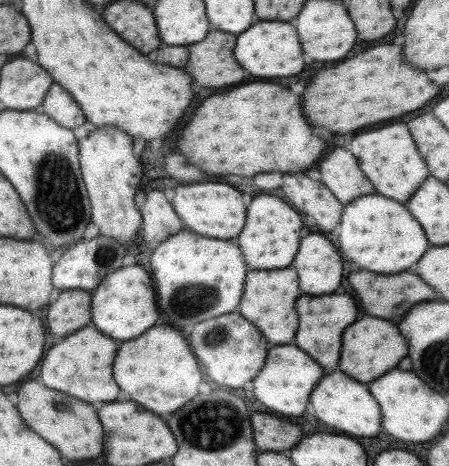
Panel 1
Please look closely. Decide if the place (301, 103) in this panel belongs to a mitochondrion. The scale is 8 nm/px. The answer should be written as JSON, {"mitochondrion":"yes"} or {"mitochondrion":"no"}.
{"mitochondrion":"no"}

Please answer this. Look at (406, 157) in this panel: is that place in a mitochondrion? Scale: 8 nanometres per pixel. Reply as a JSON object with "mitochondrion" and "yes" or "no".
{"mitochondrion":"no"}

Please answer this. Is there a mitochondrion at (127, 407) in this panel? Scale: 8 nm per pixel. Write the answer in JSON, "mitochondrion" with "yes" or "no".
{"mitochondrion":"no"}

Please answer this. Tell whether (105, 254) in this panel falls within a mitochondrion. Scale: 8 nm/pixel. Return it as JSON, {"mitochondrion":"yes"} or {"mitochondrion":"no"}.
{"mitochondrion":"yes"}

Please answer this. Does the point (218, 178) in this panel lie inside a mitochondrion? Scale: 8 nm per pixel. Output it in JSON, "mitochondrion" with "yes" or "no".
{"mitochondrion":"no"}

